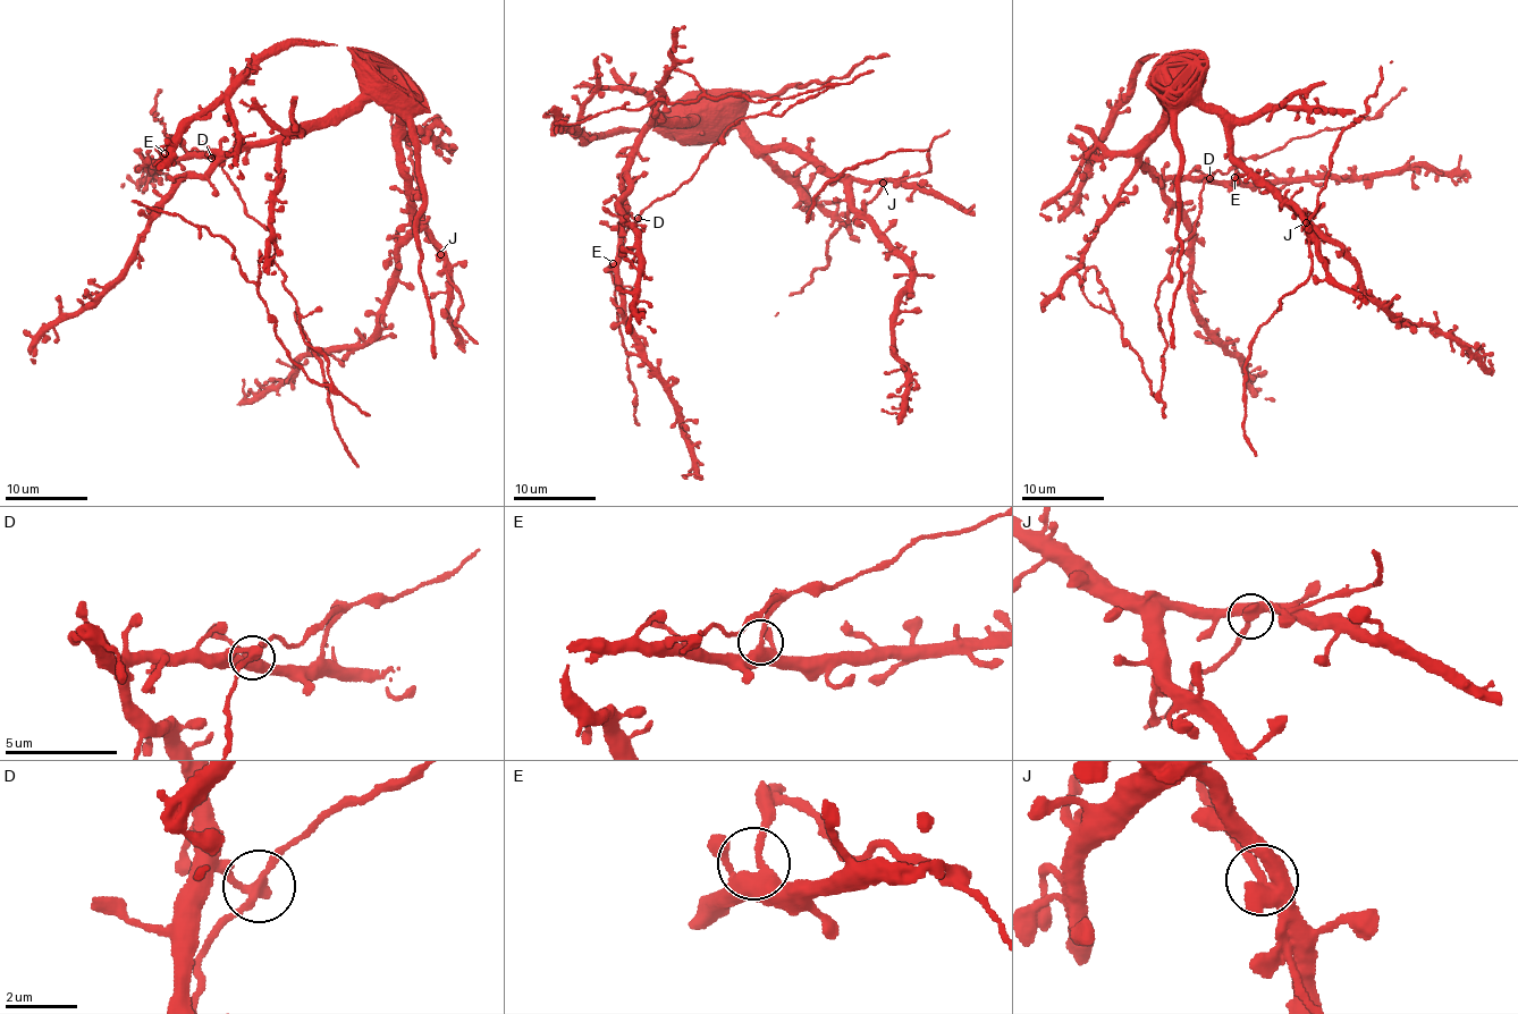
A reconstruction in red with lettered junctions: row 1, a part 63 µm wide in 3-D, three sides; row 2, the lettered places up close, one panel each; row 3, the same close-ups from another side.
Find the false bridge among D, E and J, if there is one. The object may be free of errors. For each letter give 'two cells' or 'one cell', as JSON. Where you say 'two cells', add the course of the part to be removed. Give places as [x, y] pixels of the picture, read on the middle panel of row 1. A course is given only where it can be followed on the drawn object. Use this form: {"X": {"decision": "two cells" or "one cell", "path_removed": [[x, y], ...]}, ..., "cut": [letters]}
{"D": {"decision": "one cell"}, "E": {"decision": "one cell"}, "J": {"decision": "one cell"}, "cut": []}

